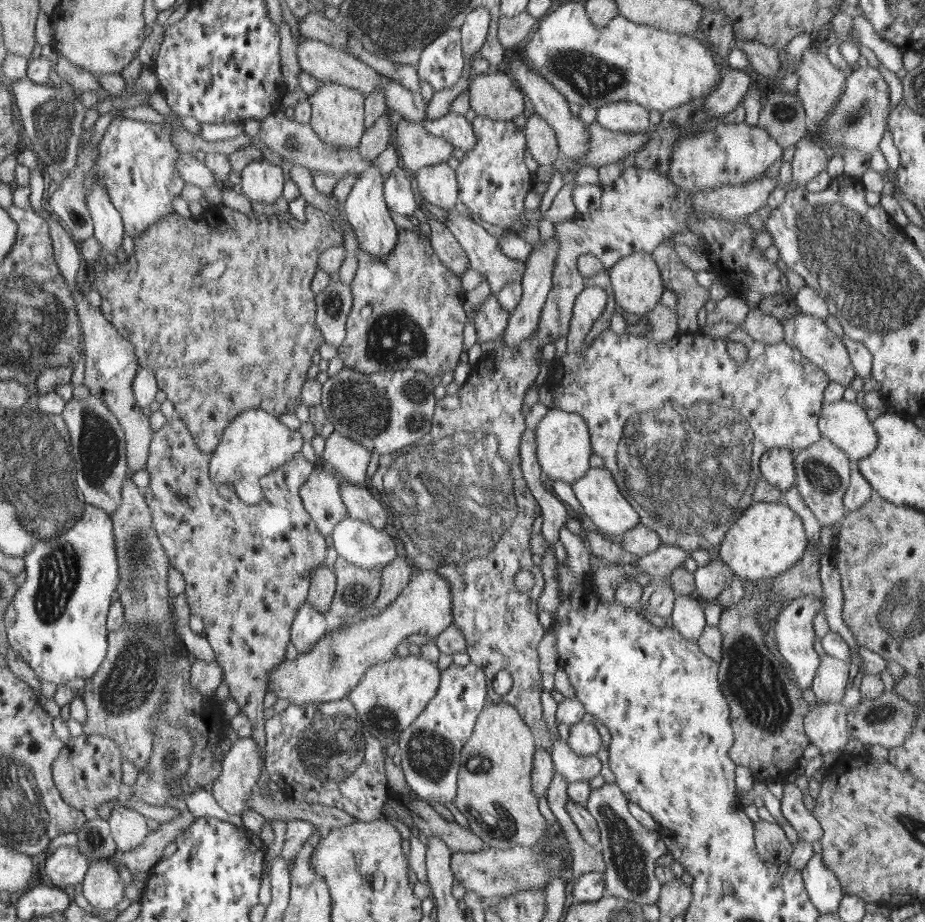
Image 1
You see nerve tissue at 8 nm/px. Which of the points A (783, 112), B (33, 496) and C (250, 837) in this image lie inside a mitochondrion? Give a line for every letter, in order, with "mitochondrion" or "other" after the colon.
A: mitochondrion
B: mitochondrion
C: other

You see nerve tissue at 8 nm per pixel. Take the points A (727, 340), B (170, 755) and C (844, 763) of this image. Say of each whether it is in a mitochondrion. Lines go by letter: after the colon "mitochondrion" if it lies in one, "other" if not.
A: other
B: mitochondrion
C: other

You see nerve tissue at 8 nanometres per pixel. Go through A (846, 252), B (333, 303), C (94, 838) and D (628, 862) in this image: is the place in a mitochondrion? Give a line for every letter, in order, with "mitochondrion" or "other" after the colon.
A: mitochondrion
B: mitochondrion
C: mitochondrion
D: mitochondrion

